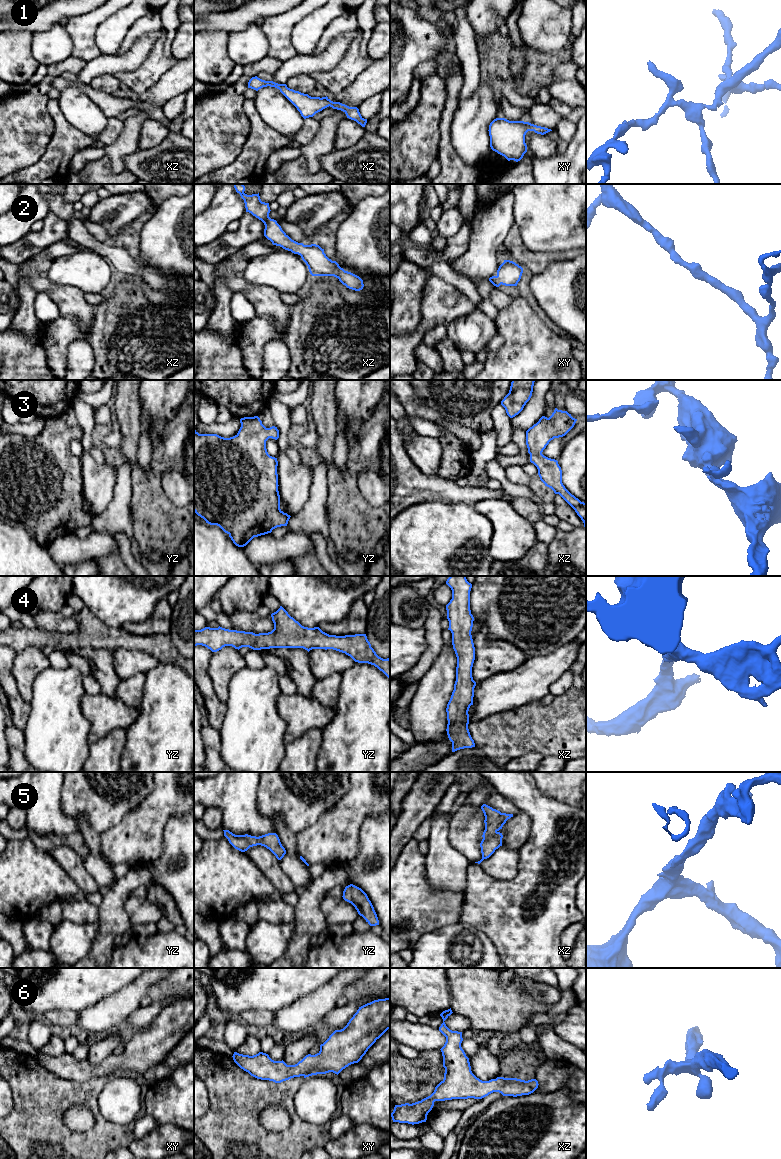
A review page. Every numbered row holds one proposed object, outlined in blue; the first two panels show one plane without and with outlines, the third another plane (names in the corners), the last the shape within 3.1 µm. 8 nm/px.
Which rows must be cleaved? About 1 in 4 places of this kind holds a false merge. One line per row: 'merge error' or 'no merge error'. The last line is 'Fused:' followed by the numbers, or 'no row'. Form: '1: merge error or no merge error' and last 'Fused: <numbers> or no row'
1: no merge error
2: no merge error
3: no merge error
4: no merge error
5: no merge error
6: no merge error
Fused: no row

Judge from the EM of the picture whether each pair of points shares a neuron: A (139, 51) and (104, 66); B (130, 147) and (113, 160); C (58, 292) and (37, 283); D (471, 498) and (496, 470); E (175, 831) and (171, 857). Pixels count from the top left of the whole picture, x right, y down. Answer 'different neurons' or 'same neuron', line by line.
A: same neuron
B: same neuron
C: same neuron
D: different neurons
E: same neuron

